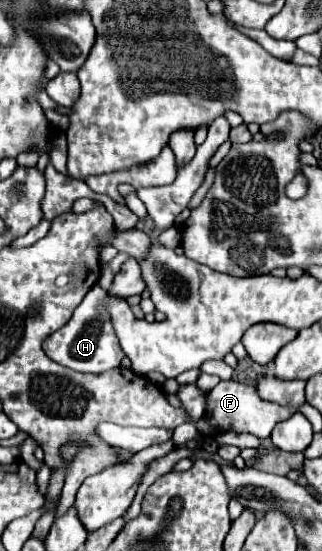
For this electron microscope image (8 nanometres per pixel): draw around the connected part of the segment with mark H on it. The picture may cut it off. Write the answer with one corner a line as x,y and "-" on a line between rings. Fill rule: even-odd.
97,284
87,292
83,302
73,312
73,318
61,330
57,330
47,338
43,350
47,350
49,358
77,372
91,372
91,374
101,374
121,364
121,360
125,358
125,352
121,350
119,340
115,336
111,316
105,308
105,298
107,298
107,292

